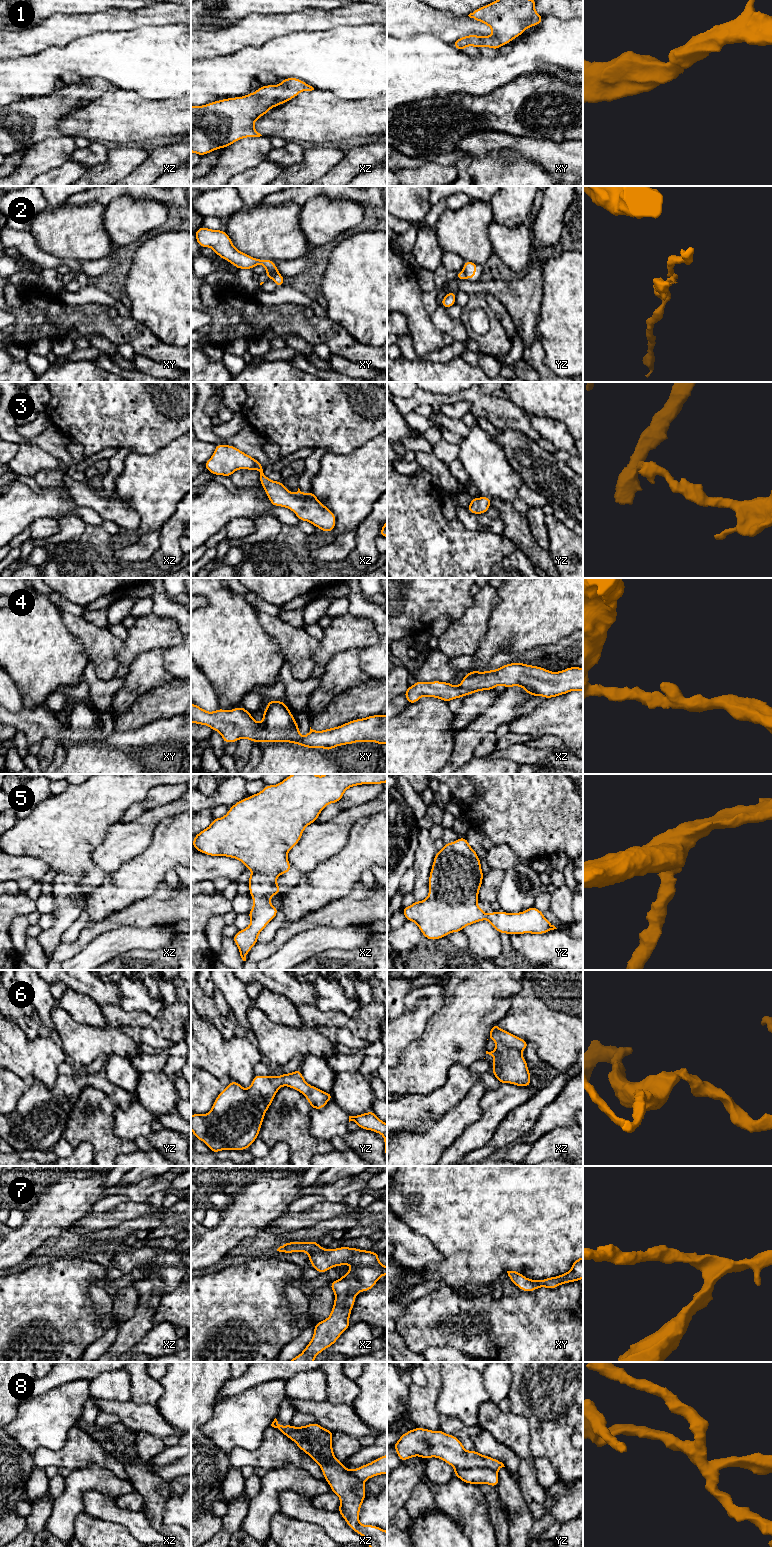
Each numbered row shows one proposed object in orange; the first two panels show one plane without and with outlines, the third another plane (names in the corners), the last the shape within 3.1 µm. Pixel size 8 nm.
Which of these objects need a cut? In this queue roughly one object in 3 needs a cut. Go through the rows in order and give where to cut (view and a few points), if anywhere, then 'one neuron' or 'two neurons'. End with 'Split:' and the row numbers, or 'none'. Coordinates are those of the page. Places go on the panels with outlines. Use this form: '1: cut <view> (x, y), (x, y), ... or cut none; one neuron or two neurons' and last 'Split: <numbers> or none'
1: cut none; one neuron
2: cut xy (277, 271), (270, 277); two neurons
3: cut none; one neuron
4: cut none; one neuron
5: cut none; one neuron
6: cut none; one neuron
7: cut none; one neuron
8: cut xz (322, 1427), (319, 1434), (309, 1436), (318, 1462); two neurons
Split: 2, 8

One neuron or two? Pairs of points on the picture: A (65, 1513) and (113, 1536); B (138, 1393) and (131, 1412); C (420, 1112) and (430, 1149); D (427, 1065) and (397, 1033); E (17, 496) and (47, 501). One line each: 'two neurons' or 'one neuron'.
A: two neurons
B: two neurons
C: two neurons
D: two neurons
E: one neuron

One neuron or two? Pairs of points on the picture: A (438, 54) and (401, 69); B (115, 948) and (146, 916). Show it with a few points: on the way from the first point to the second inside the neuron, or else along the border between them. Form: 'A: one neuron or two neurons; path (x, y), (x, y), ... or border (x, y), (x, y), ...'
A: one neuron; path (429, 63), (423, 67), (410, 69)
B: two neurons; border (158, 924), (147, 927), (117, 927), (112, 930)

